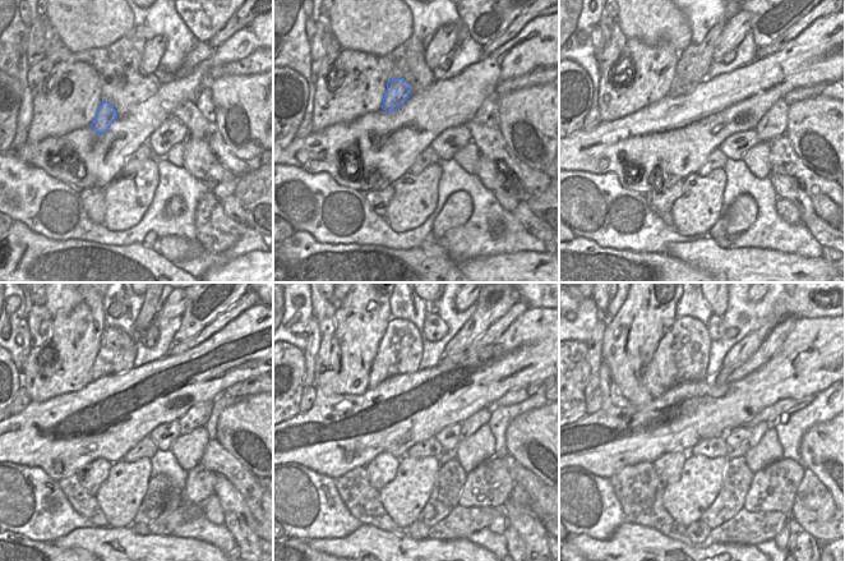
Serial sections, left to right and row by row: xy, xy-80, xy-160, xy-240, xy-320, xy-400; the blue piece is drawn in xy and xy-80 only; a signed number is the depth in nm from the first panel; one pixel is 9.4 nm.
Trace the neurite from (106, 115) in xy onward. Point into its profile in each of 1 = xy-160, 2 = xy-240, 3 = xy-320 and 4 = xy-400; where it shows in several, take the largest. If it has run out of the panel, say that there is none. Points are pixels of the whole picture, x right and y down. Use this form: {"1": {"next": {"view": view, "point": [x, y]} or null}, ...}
{"1": {"next": {"view": "xy-160", "point": [693, 64]}}, "2": {"next": {"view": "xy-240", "point": [118, 352]}}, "3": {"next": {"view": "xy-320", "point": [400, 352]}}, "4": {"next": {"view": "xy-400", "point": [682, 355]}}}

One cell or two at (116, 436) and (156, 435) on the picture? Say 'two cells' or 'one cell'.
two cells

